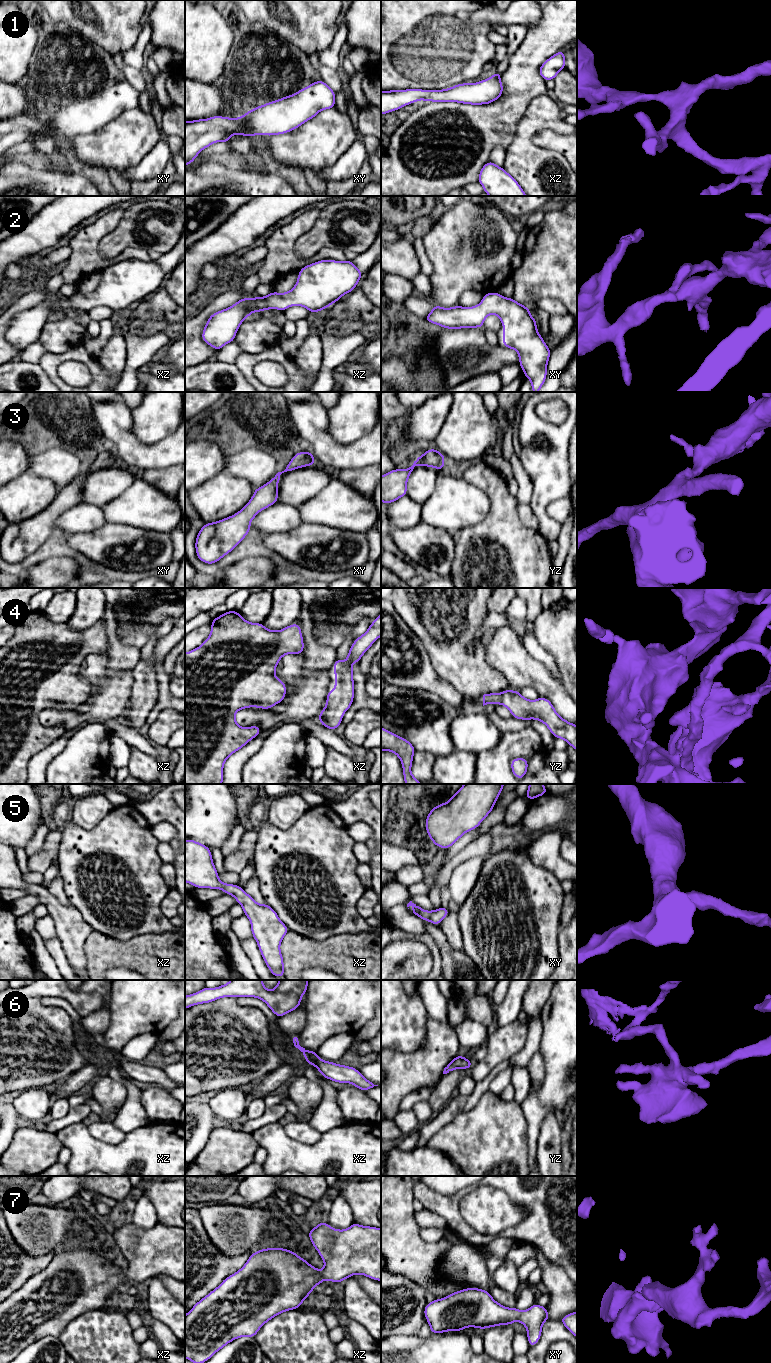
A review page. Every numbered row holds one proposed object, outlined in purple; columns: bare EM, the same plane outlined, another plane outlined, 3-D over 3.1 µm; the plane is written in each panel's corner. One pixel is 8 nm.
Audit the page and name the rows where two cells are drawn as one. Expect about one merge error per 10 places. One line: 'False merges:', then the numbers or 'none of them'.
False merges: none of them

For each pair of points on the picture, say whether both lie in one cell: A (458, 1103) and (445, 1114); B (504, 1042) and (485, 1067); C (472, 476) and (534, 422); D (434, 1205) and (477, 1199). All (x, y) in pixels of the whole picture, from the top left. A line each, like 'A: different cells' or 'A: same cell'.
A: same cell
B: same cell
C: different cells
D: different cells

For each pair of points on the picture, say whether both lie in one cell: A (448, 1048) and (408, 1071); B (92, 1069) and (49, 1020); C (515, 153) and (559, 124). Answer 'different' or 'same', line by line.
A: same
B: different
C: same

